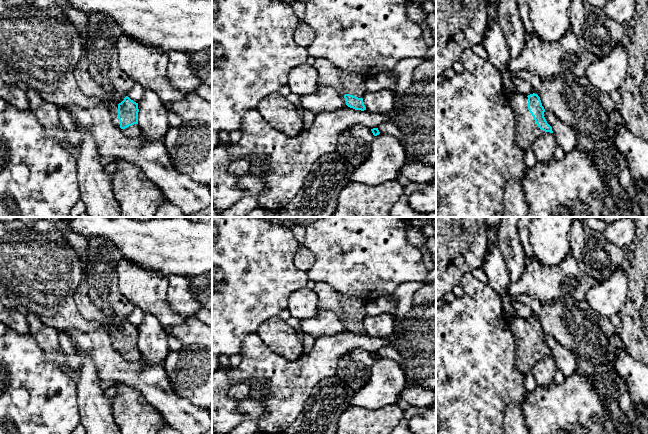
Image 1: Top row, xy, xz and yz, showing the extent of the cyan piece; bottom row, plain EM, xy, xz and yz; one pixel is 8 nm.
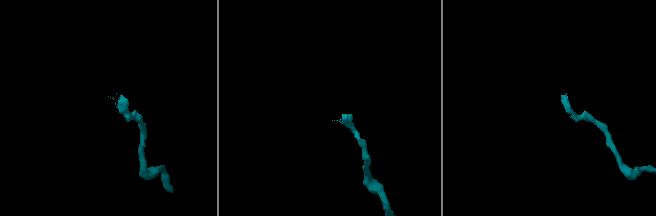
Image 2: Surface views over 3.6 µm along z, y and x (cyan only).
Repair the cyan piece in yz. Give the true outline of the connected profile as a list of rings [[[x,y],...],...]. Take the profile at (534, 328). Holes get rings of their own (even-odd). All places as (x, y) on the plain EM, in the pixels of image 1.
[[[533,317],[528,320],[513,318],[509,327],[515,338],[516,357],[515,365],[523,375],[531,371],[534,364],[545,356],[553,357],[547,347],[540,321]]]

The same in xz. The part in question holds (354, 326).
[[[323,282],[315,283],[314,292],[318,297],[319,310],[335,312],[346,324],[346,329],[355,334],[366,334],[363,319],[366,316],[366,302],[339,293]]]

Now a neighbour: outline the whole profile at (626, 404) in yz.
[[[621,387],[619,391],[619,405],[623,414],[631,416],[635,404],[633,403],[629,390],[626,387]]]

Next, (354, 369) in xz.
[[[353,349],[338,360],[336,376],[355,393],[368,383],[373,363],[370,352]]]

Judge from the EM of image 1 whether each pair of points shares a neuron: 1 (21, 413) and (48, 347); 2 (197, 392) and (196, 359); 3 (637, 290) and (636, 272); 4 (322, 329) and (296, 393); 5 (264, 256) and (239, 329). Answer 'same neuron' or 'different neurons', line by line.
1: different neurons
2: same neuron
3: same neuron
4: different neurons
5: same neuron

